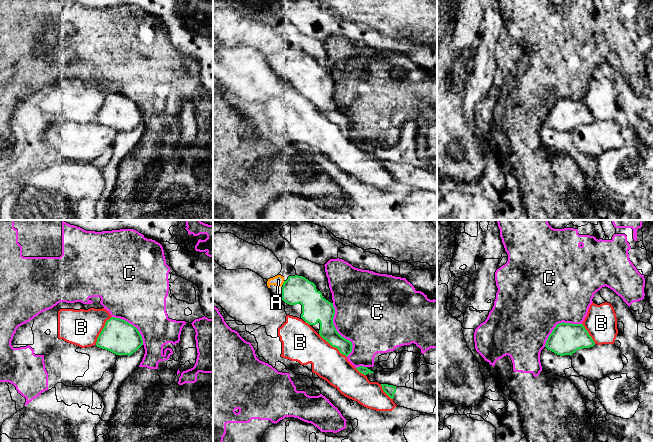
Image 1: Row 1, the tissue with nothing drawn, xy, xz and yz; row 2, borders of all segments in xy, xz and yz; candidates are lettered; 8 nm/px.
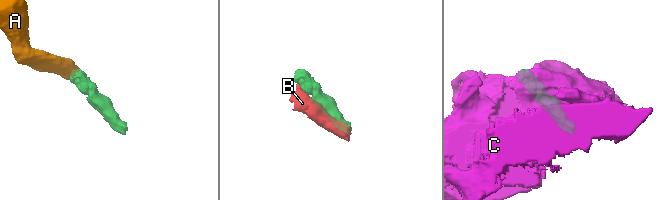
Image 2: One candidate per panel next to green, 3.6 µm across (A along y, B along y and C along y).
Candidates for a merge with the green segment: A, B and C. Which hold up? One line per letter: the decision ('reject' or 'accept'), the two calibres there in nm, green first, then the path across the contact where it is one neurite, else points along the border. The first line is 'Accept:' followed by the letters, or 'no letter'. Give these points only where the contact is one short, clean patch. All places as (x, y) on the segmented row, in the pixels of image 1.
Accept: A
A: accept; calibres 220 and 90 nm
B: reject; calibres 140 and 300 nm
C: reject; calibres 220 and 460 nm

